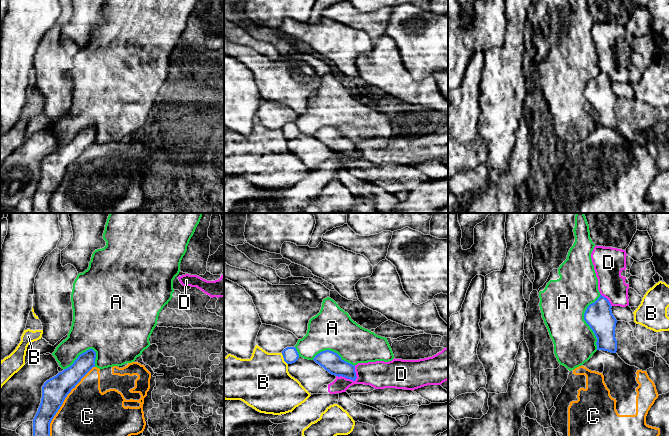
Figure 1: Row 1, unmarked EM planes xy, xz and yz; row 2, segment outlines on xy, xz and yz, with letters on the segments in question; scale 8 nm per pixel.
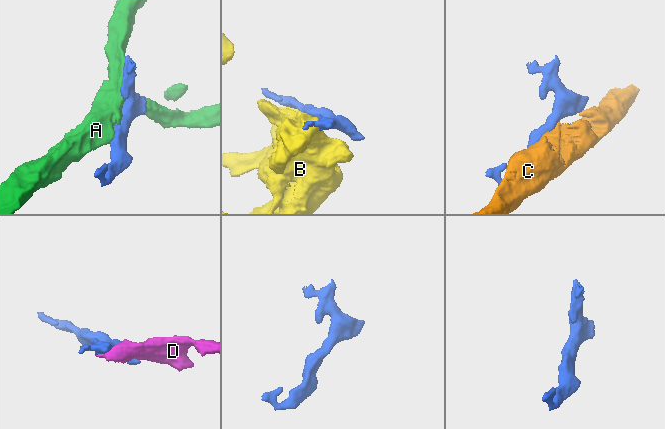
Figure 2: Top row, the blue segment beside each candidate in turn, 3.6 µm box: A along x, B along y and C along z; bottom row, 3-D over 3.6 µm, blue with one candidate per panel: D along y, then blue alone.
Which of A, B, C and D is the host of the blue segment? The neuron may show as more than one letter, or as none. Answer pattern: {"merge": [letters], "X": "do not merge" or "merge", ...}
{"merge": ["A"], "A": "merge", "B": "do not merge", "C": "do not merge", "D": "do not merge"}

